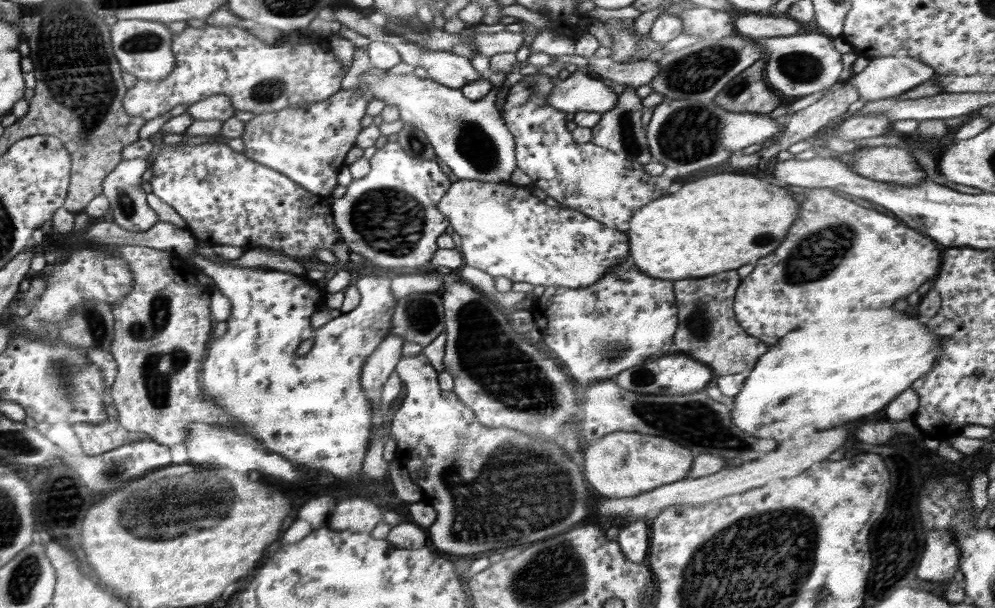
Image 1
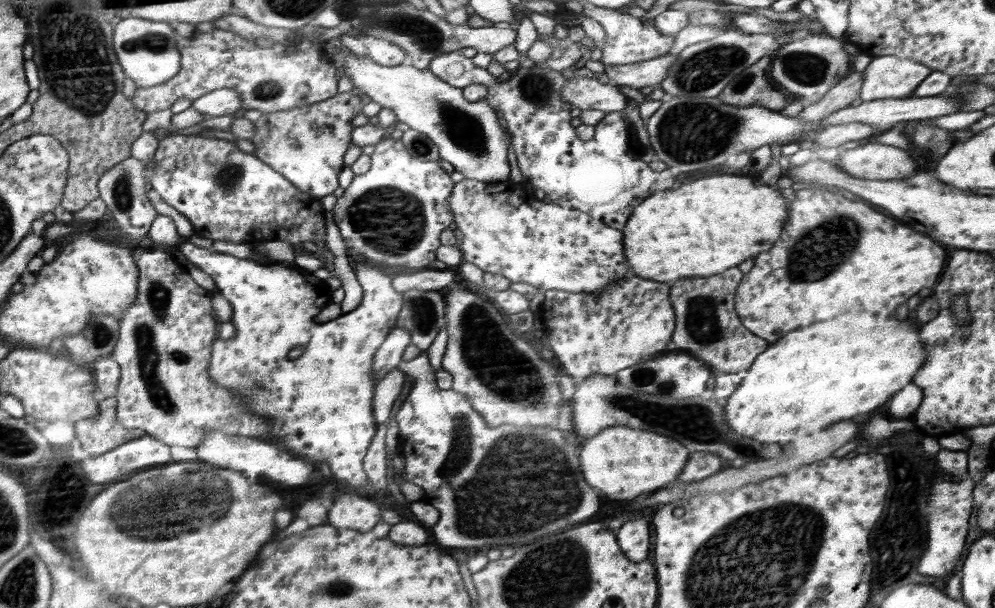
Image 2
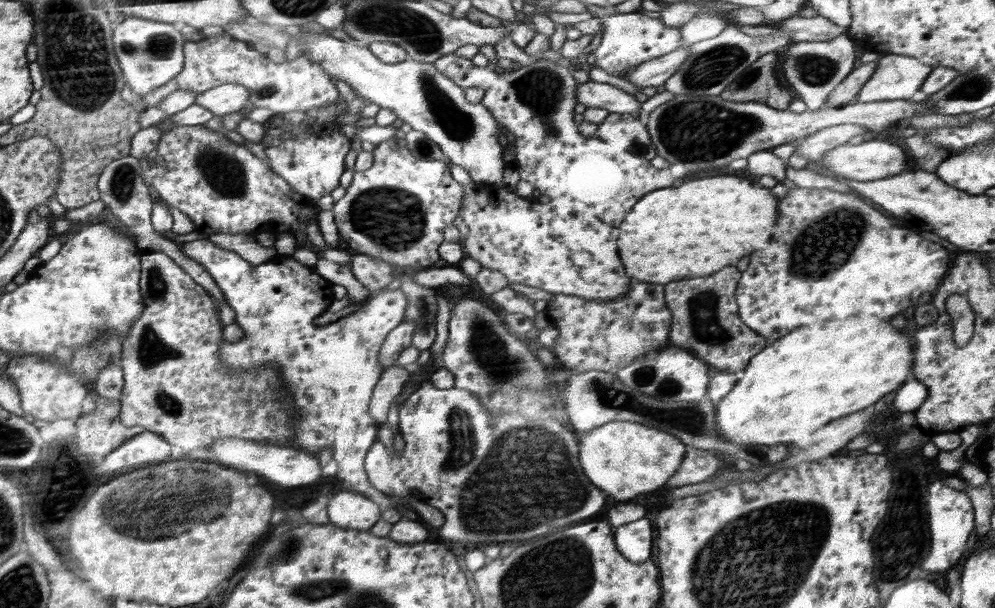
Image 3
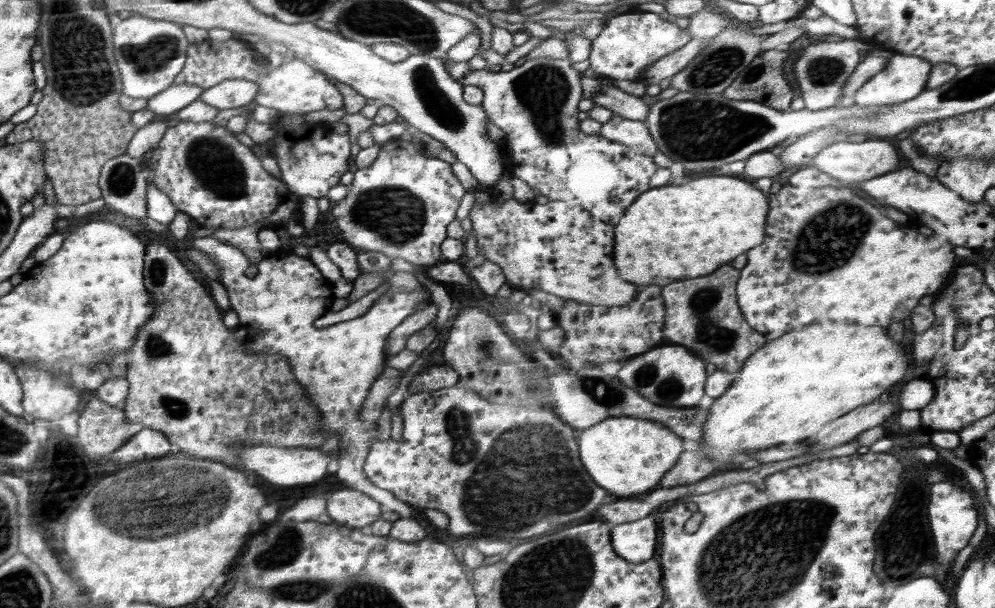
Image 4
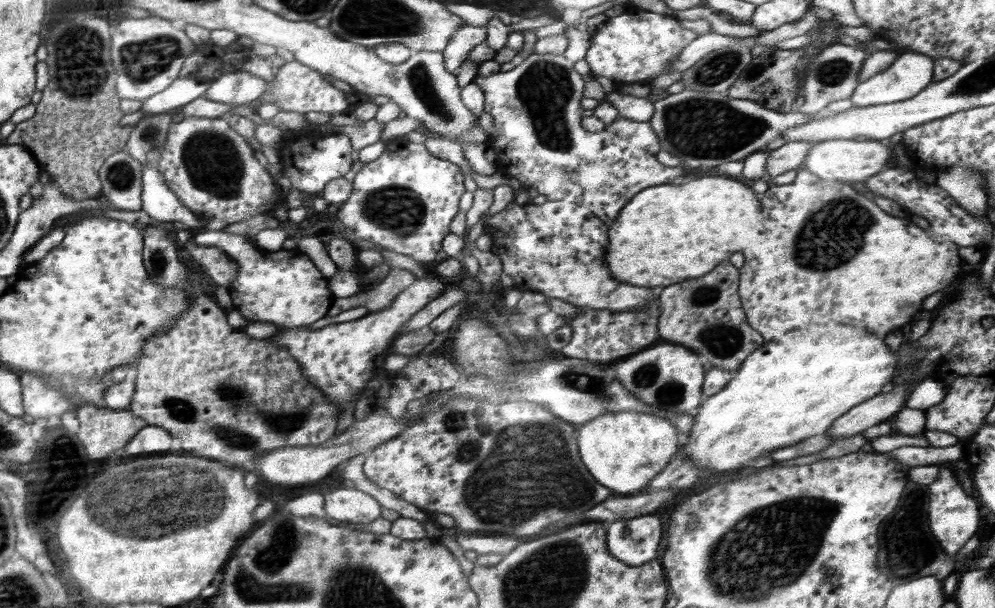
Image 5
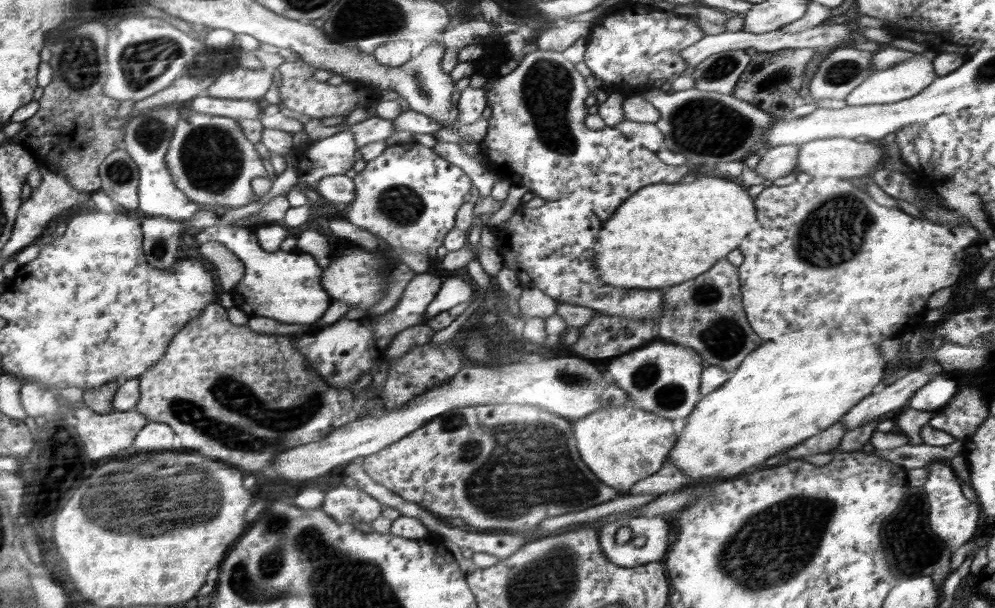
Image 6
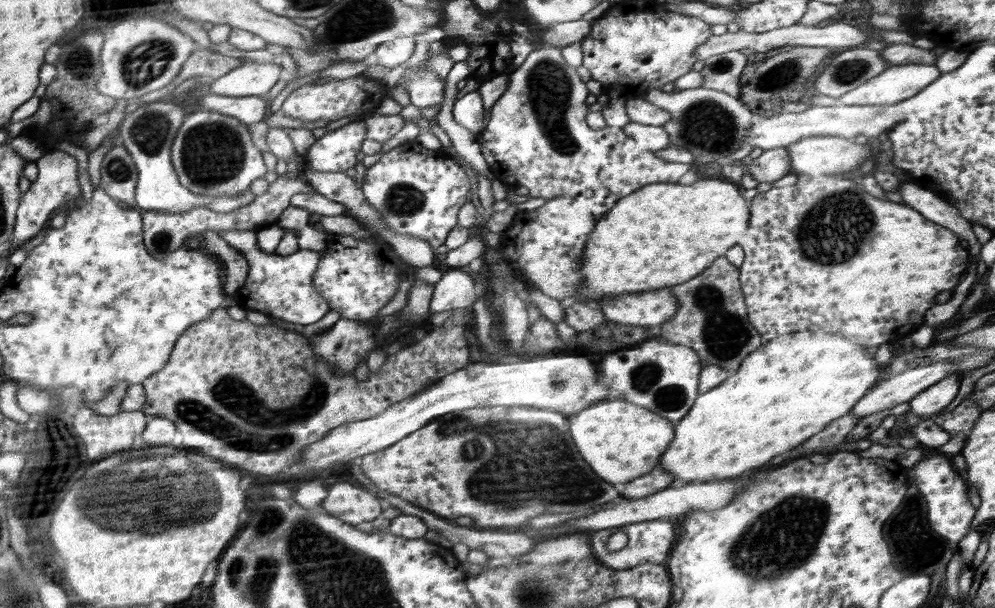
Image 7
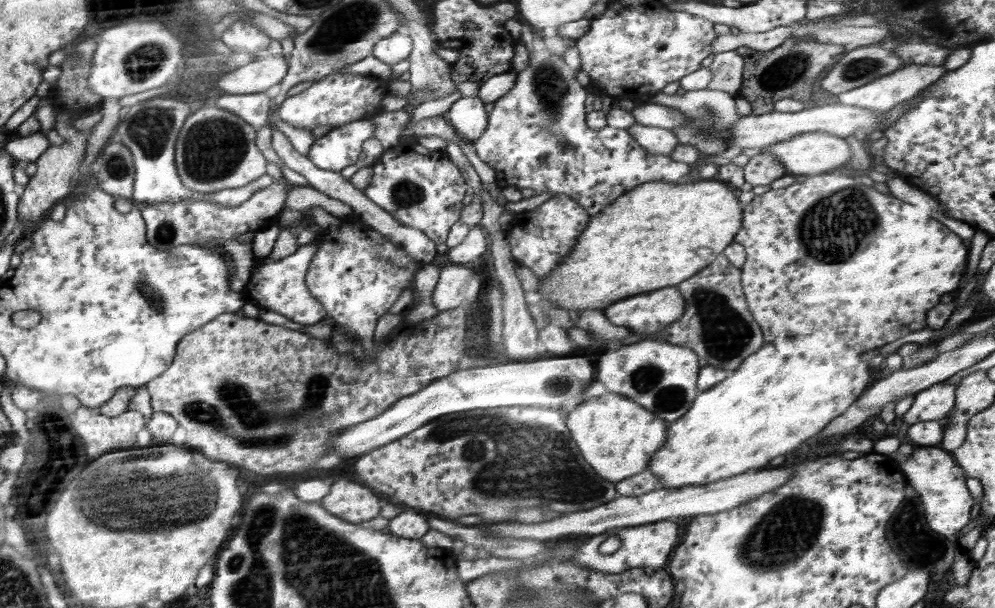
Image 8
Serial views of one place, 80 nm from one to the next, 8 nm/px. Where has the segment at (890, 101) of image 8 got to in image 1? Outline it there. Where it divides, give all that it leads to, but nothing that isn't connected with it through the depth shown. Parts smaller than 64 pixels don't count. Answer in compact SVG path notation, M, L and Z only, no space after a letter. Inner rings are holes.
M882 57L871 59L861 73L853 74L847 82L856 87L860 99L866 101L896 97L911 88L933 78L936 73L931 66L912 57Z

